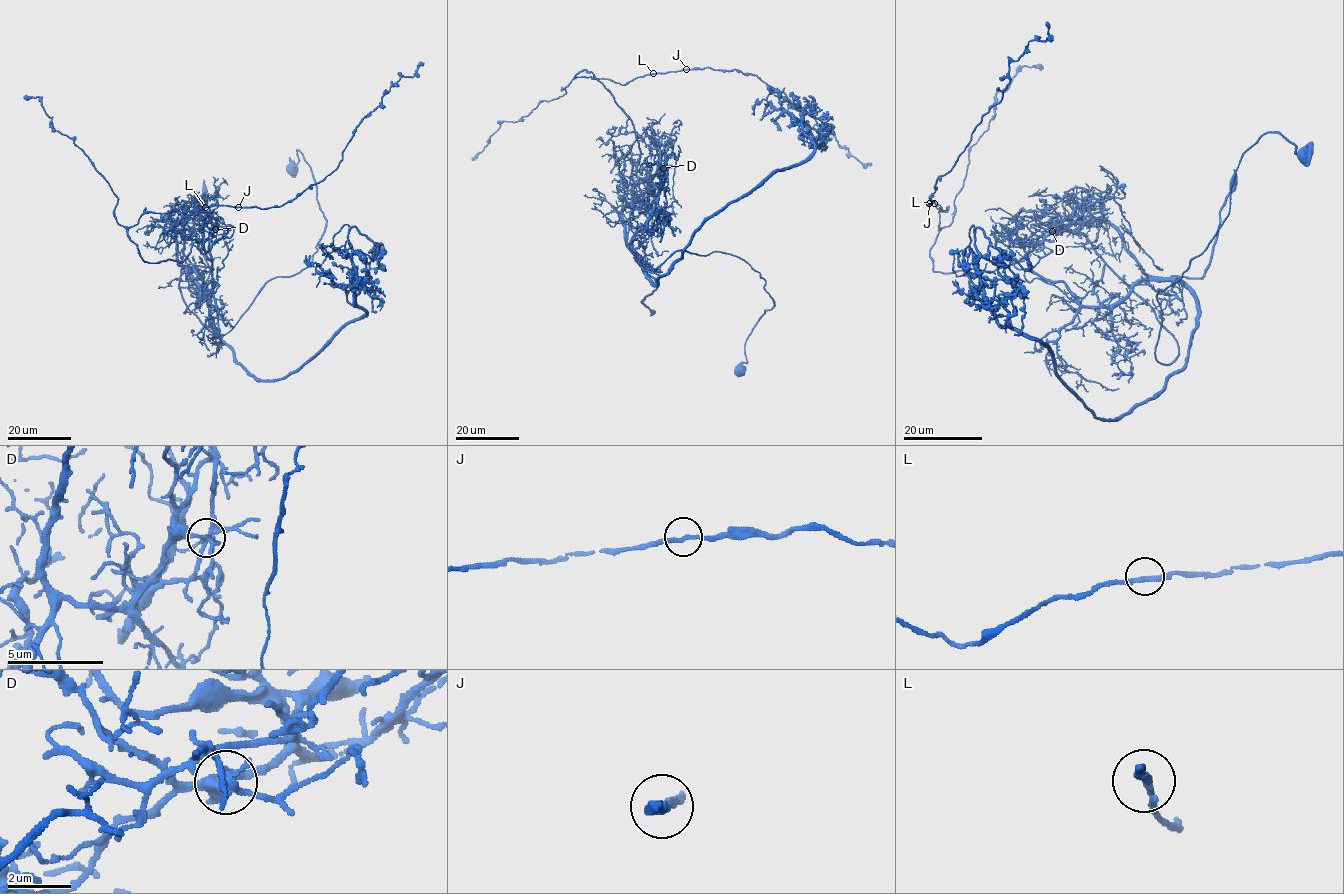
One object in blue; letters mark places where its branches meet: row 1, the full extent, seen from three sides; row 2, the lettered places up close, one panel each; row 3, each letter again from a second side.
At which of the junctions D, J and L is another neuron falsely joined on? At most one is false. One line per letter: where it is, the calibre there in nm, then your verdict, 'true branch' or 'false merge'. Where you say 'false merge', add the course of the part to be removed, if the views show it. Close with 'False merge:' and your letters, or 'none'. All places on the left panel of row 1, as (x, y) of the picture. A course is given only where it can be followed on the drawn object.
D: place (215, 229); calibre 190 nm; false merge; course (215, 229), (189, 229), (185, 257), (158, 262), (128, 230), (149, 212), (291, 202), (421, 62)
J: place (238, 207); calibre 220 nm; true branch
L: place (205, 207); calibre 200 nm; true branch
False merge: D

